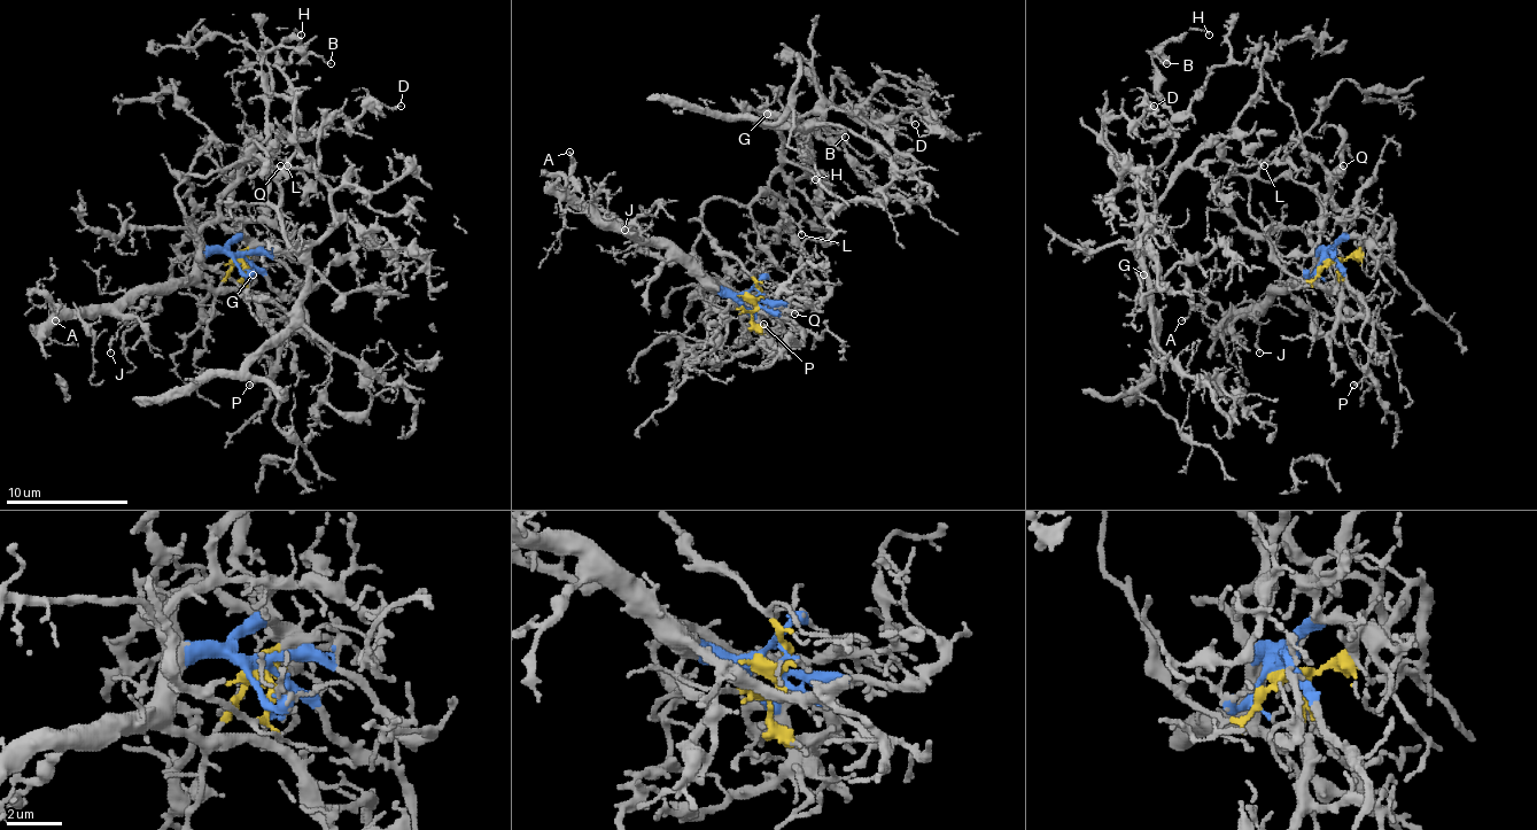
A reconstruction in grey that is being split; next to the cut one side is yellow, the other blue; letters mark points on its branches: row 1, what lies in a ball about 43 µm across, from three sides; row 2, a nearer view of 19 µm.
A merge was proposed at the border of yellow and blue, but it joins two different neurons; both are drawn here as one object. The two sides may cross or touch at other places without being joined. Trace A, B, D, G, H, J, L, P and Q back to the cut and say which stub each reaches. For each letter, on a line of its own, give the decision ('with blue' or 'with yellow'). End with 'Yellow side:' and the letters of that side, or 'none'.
A: with blue
B: with yellow
D: with yellow
G: with yellow
H: with yellow
J: with blue
L: with yellow
P: with blue
Q: with blue
Yellow side: B, D, G, H, L

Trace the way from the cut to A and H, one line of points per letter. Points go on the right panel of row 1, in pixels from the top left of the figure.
A: (1328, 258), (1326, 253), (1304, 277), (1277, 292), (1262, 308), (1221, 310), (1216, 304), (1197, 304), (1182, 319)
H: (1328, 258), (1304, 280), (1280, 262), (1212, 142), (1155, 203), (1173, 148), (1151, 60), (1210, 35)

